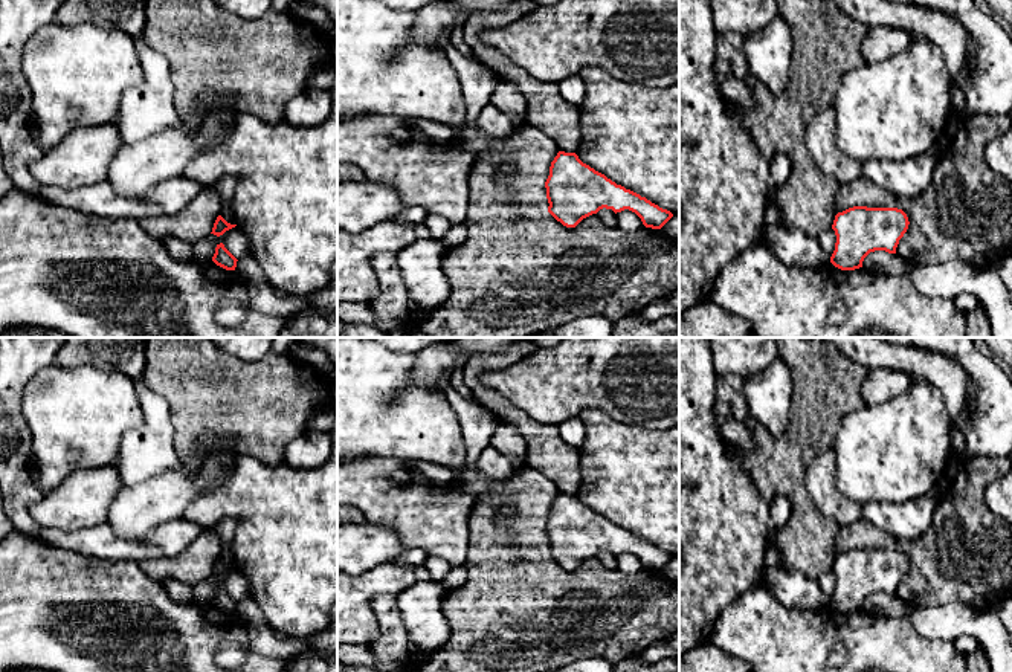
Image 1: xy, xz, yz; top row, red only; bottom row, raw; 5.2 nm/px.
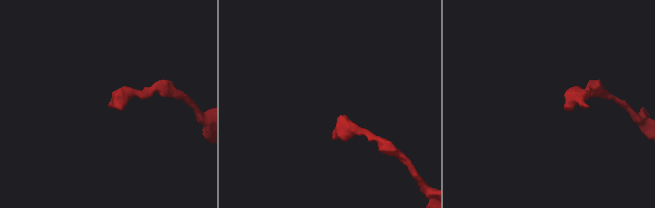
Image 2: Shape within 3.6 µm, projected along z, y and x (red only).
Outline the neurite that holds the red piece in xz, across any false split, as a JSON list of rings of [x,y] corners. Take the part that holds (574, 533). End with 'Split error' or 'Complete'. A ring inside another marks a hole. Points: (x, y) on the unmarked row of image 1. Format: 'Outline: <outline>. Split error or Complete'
Outline: [[[557,495],[545,530],[548,554],[566,570],[575,570],[583,561],[603,550],[615,556],[629,551],[652,571],[661,571],[673,559],[670,553],[583,506],[575,495]]]. Complete

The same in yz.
Outline: [[[853,548],[838,554],[832,567],[836,585],[830,605],[841,612],[855,612],[870,594],[896,596],[908,567],[907,556],[898,550]]]. Complete

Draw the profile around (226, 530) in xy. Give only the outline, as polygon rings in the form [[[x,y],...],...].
[[[224,521],[211,527],[214,533],[220,536],[221,541],[221,554],[220,557],[230,567],[235,567],[235,561],[232,556],[230,544],[235,535],[237,524],[232,521]]]

